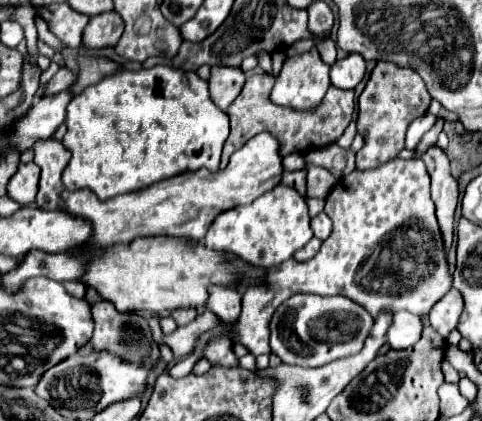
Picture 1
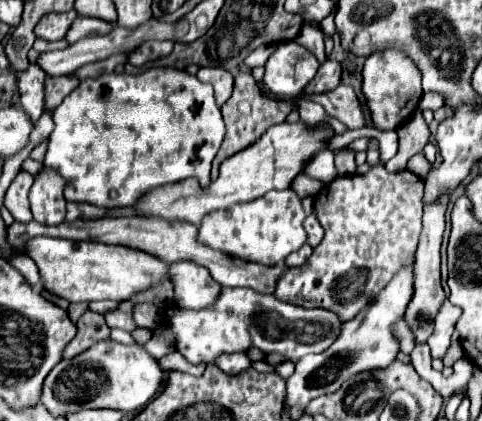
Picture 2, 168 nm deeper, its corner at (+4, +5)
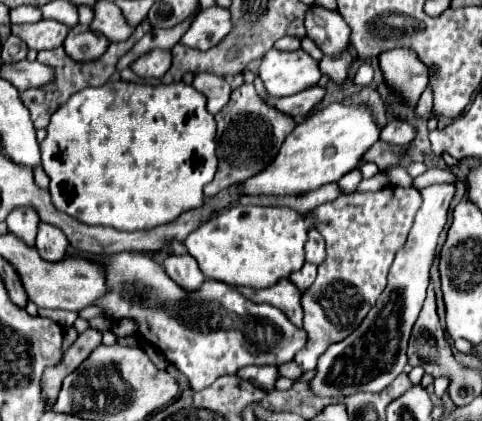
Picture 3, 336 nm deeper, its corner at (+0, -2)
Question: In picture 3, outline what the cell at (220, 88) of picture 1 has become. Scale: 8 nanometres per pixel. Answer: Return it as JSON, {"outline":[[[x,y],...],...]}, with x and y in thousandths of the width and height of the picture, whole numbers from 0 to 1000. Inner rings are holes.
{"outline":[[[407,173],[398,207],[415,216],[427,230],[427,259],[448,273],[477,235],[477,202],[452,183],[452,178],[432,178],[432,173]]]}

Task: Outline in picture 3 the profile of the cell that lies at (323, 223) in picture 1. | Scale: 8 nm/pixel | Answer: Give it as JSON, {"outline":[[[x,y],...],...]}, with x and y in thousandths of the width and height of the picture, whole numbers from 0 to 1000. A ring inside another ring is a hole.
{"outline":[[[647,544],[639,553],[639,577],[635,577],[635,620],[651,625],[651,629],[664,629],[672,615],[676,615],[672,568],[656,544]]]}

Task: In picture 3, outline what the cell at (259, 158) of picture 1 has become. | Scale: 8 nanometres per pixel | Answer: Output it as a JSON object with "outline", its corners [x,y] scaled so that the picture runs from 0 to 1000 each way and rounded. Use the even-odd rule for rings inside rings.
{"outline":[[[710,245],[656,254],[593,325],[568,387],[560,387],[539,416],[515,425],[515,435],[502,435],[506,454],[515,463],[618,463],[693,435],[722,406],[739,401],[755,363],[784,330],[788,302],[780,297],[768,254]]]}

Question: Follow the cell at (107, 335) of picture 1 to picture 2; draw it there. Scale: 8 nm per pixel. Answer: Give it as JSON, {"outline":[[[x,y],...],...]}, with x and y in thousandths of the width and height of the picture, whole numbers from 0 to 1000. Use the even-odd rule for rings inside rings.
{"outline":[[[178,736],[170,755],[158,765],[158,774],[166,774],[166,784],[149,817],[141,817],[141,827],[133,831],[133,850],[154,850],[207,808],[228,808],[228,779],[216,760],[216,746]]]}

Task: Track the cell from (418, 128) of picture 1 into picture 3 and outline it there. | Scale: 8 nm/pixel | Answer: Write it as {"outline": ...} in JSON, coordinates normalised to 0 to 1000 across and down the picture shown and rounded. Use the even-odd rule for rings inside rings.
{"outline":[[[834,397],[805,401],[805,416],[809,416],[809,430],[817,444],[855,444],[855,420]]]}

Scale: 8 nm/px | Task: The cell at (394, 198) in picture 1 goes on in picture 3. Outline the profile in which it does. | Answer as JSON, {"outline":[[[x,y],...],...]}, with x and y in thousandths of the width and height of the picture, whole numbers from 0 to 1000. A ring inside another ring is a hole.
{"outline":[[[797,444],[768,458],[710,463],[697,477],[656,492],[656,539],[676,568],[676,620],[660,629],[651,677],[627,696],[631,786],[639,815],[610,843],[631,881],[656,876],[660,848],[689,819],[718,805],[776,729],[801,682],[801,653],[822,596],[838,582],[859,511],[871,492],[871,458],[859,444]]]}

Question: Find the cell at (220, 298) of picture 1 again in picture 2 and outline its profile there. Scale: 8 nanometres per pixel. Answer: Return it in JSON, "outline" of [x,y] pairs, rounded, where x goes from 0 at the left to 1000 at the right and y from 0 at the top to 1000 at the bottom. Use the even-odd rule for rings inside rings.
{"outline":[[[402,622],[357,627],[357,675],[365,722],[390,736],[444,727],[461,689],[461,679],[440,665],[436,646]]]}

